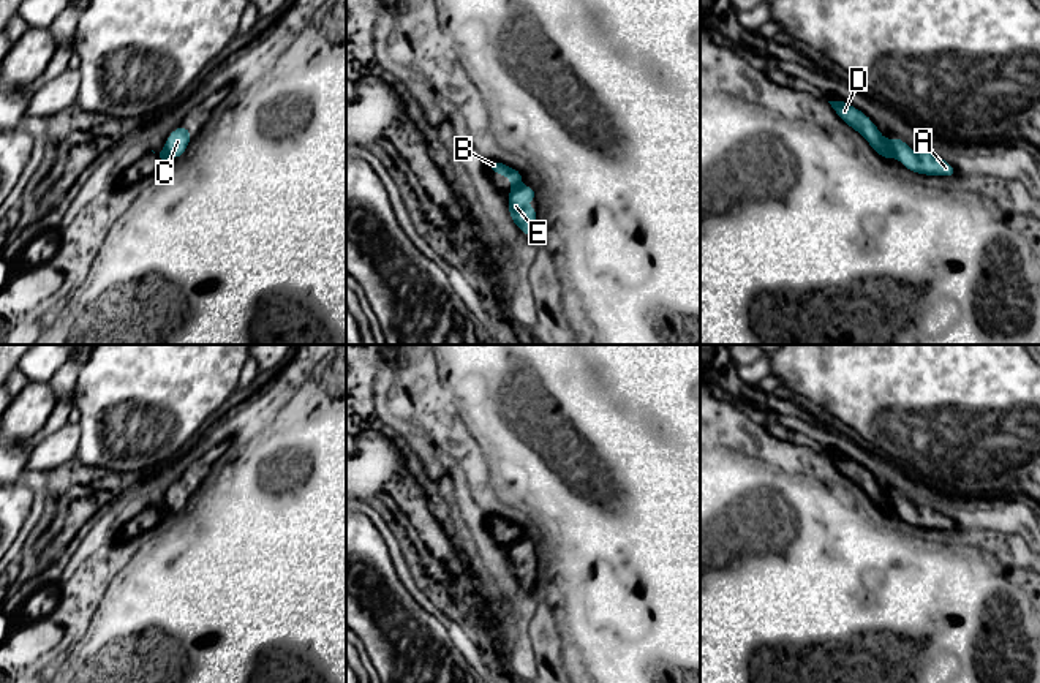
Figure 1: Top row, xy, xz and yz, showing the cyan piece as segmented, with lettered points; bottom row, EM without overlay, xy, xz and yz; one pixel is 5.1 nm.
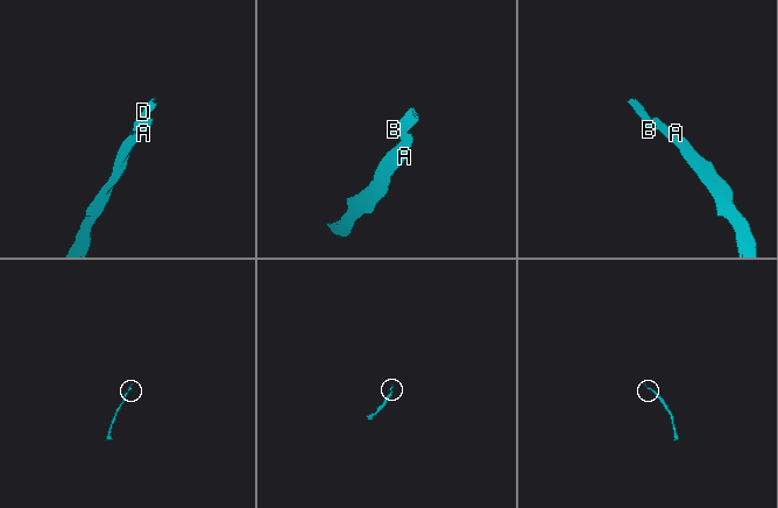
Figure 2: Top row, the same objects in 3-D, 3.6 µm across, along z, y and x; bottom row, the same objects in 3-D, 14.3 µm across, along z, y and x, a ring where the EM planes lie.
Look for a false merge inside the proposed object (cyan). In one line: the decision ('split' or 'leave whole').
split

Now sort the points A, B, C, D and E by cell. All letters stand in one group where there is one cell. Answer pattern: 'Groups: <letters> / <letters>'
Groups: A C E / B D

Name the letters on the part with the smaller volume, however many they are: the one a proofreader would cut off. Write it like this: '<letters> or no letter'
B, D

